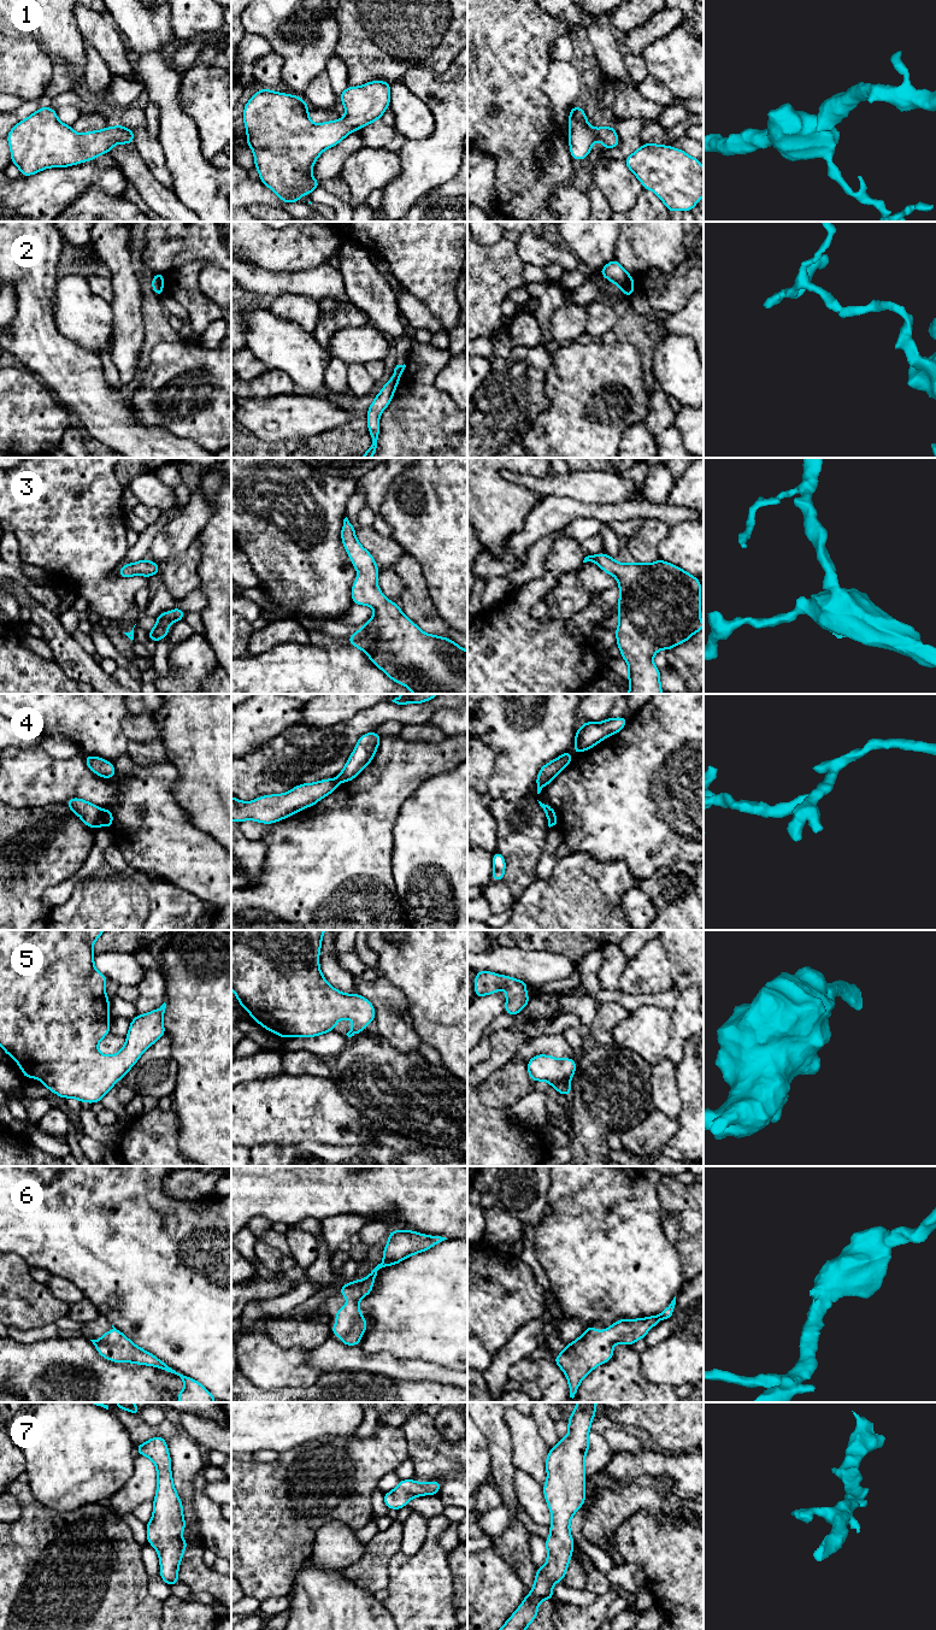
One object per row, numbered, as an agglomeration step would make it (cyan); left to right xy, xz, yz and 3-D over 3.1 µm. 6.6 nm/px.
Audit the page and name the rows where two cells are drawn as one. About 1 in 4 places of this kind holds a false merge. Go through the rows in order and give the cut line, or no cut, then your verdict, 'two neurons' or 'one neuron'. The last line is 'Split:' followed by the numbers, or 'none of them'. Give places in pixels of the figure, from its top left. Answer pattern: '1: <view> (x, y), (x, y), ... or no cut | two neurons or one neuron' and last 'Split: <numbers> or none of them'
1: no cut | one neuron
2: yz (630, 275), (620, 287) | two neurons
3: no cut | one neuron
4: xy (102, 810), (101, 824) | two neurons
5: no cut | one neuron
6: no cut | one neuron
7: no cut | one neuron
Split: 2, 4

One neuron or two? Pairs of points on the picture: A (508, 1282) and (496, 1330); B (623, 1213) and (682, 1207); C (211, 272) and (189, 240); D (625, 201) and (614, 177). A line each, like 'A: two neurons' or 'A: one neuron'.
A: one neuron
B: two neurons
C: two neurons
D: one neuron

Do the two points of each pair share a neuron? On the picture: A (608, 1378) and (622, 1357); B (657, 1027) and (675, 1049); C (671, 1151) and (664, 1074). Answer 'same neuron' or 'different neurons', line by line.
A: same neuron
B: same neuron
C: different neurons

